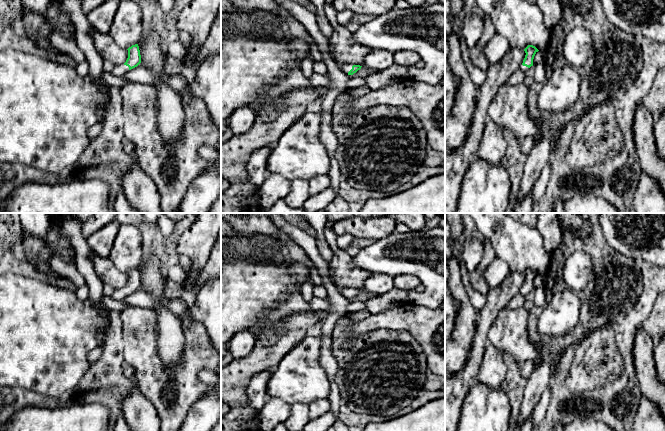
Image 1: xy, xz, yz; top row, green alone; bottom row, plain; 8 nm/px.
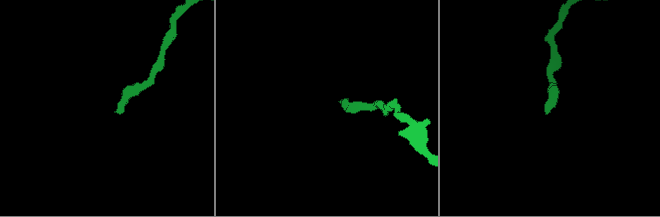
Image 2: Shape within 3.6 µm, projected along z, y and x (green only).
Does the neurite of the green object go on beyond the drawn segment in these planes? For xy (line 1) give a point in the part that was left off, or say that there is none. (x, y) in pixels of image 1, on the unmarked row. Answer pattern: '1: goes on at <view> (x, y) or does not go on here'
1: goes on at xy (119, 294)

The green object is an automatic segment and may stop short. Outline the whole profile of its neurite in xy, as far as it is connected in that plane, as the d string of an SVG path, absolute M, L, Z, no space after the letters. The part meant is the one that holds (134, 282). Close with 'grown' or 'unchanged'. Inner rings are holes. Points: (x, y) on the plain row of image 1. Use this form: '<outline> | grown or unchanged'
M138 268L132 269L128 273L128 282L122 289L115 289L111 298L114 300L122 301L129 294L137 291L141 287L141 279Z | grown

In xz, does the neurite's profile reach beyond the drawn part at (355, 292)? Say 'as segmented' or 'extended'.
extended

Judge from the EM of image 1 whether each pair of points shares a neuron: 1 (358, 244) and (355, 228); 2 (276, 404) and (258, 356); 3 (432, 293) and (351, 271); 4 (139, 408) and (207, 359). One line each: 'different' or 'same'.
1: different
2: different
3: different
4: different

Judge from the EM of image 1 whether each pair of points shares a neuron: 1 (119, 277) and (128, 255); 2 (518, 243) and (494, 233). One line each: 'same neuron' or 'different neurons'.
1: different neurons
2: same neuron

